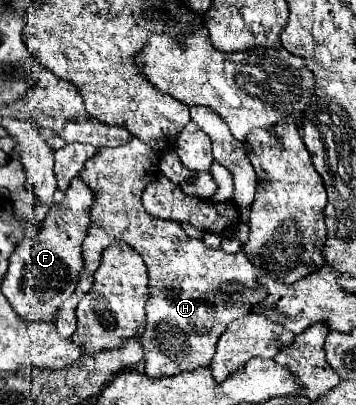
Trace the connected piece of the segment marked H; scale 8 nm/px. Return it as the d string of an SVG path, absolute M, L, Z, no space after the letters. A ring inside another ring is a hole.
M135 136L125 146L101 148L99 154L85 164L79 176L95 192L91 228L83 242L85 268L71 300L63 304L63 310L59 306L55 326L63 338L69 338L75 332L75 306L79 296L91 290L93 274L99 268L103 250L113 242L125 242L143 258L149 270L147 326L141 336L141 346L145 350L145 374L149 378L167 378L211 364L215 344L227 324L249 314L253 304L259 304L259 300L265 298L265 292L259 290L257 284L257 278L265 272L253 266L243 250L227 254L221 248L207 248L203 240L187 236L179 222L149 216L141 204L141 194L147 184L159 176L157 164L159 154ZM225 282L237 282L241 294L223 294L219 288Z

